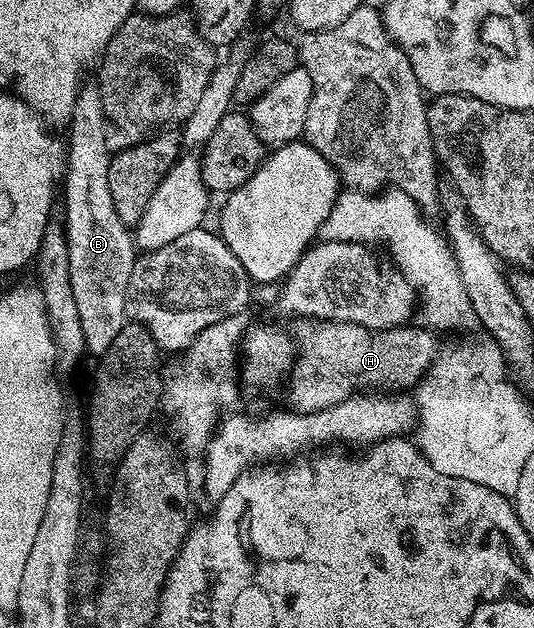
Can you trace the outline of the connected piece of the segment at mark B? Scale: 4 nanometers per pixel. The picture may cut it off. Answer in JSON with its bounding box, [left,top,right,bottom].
[64,84,136,356]

